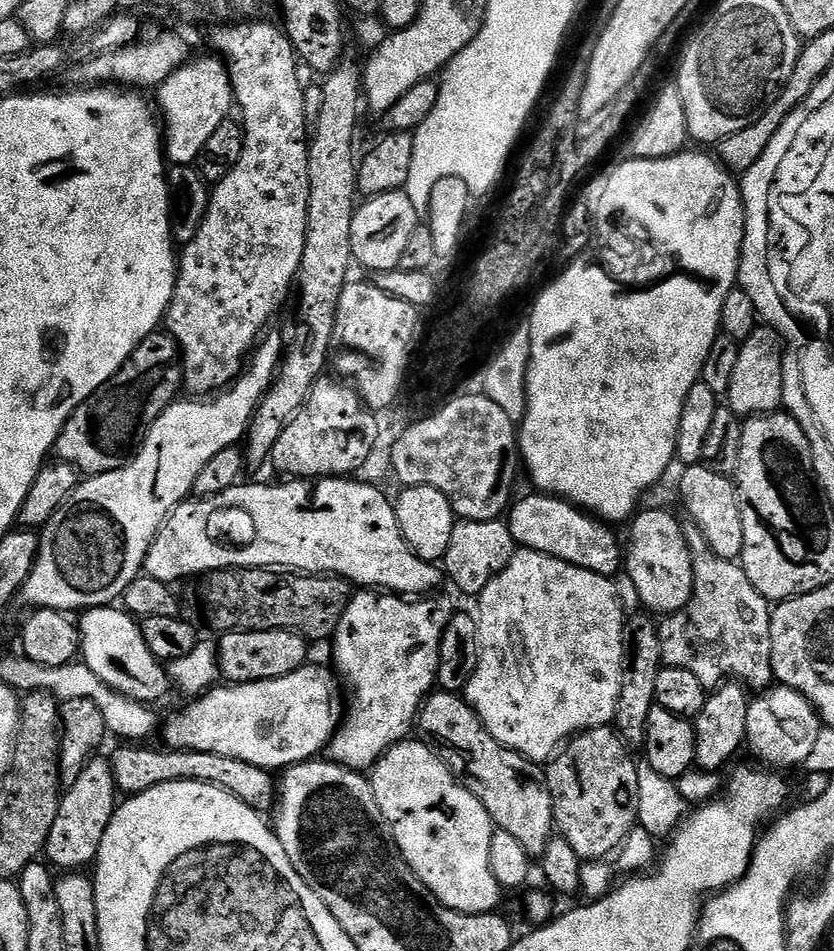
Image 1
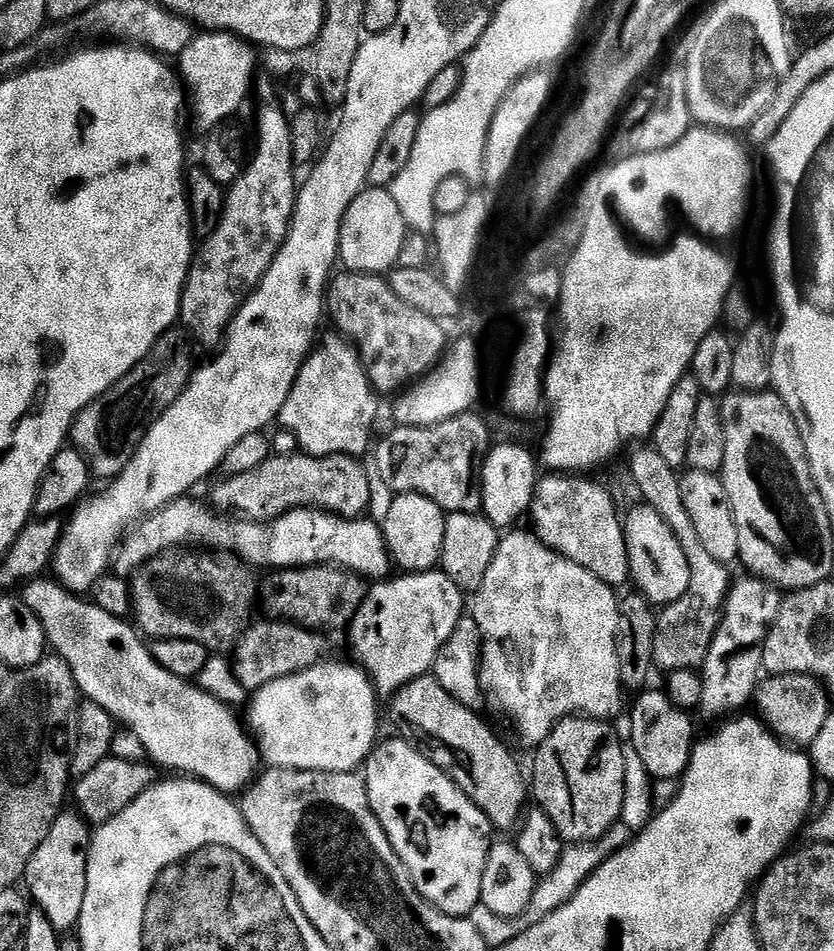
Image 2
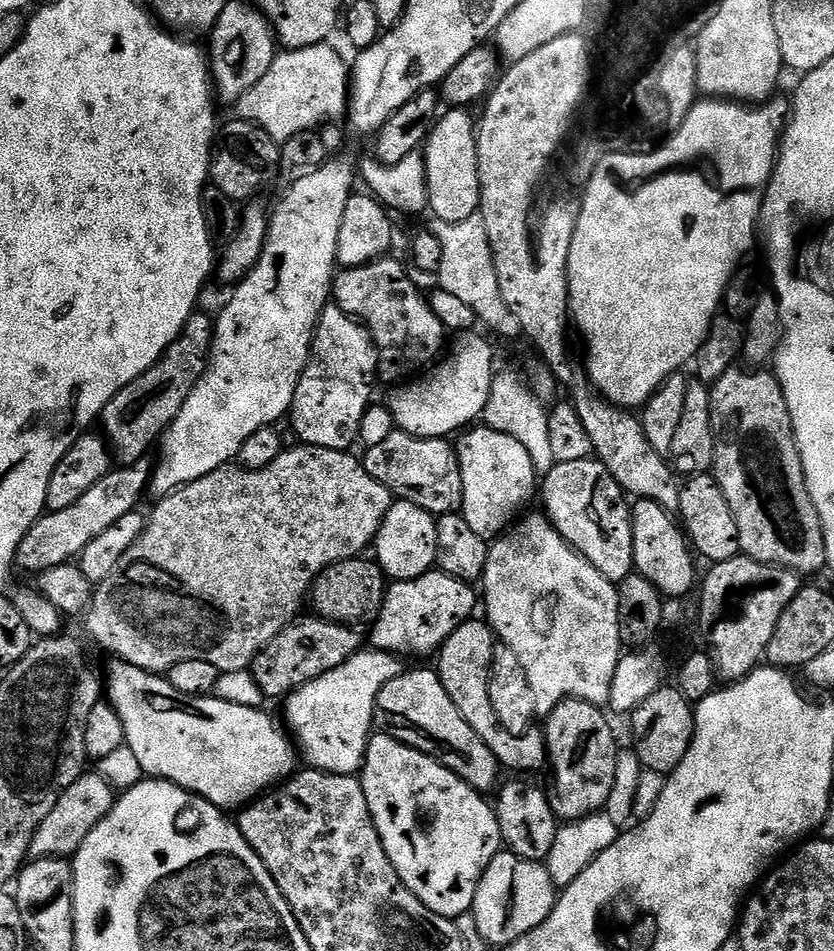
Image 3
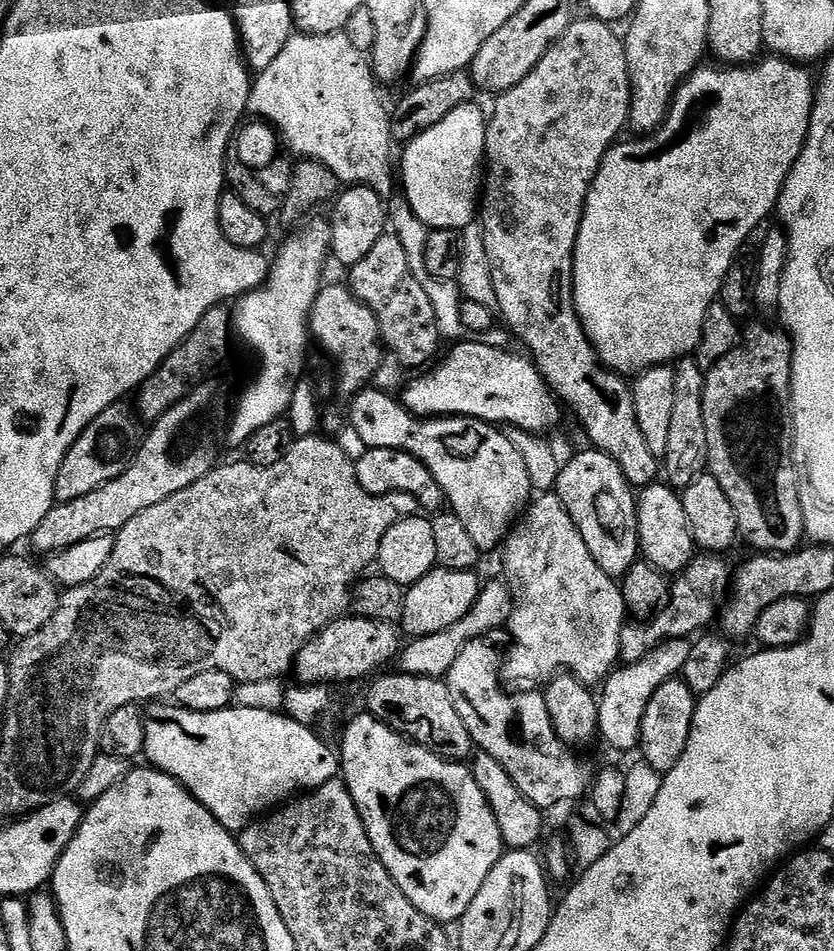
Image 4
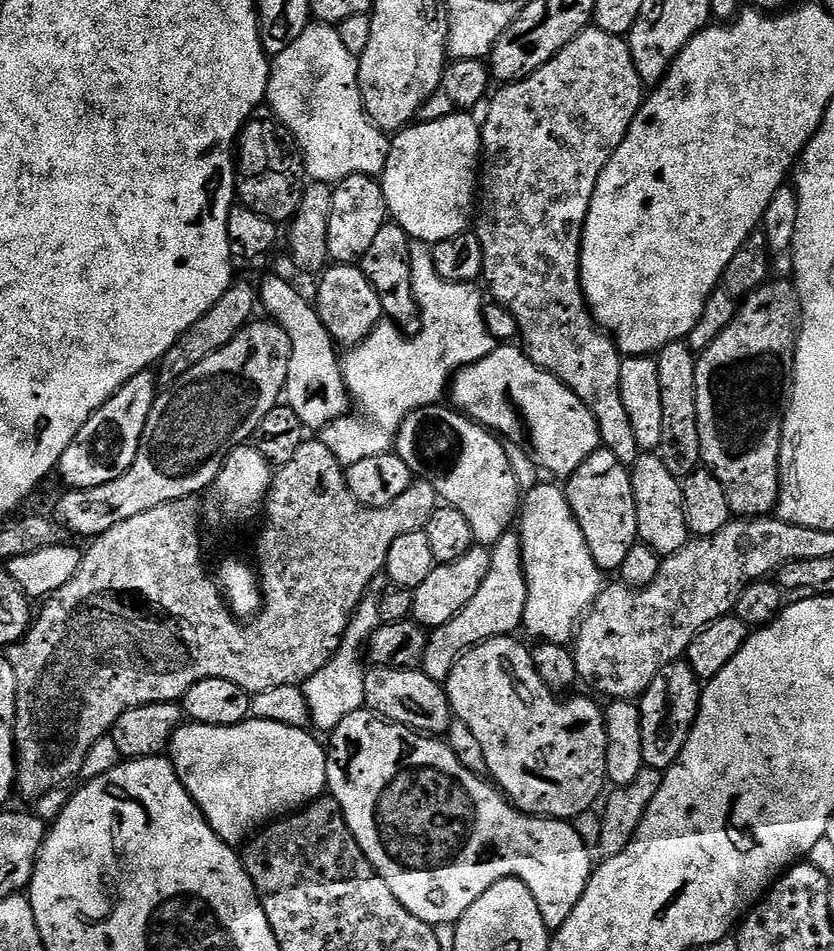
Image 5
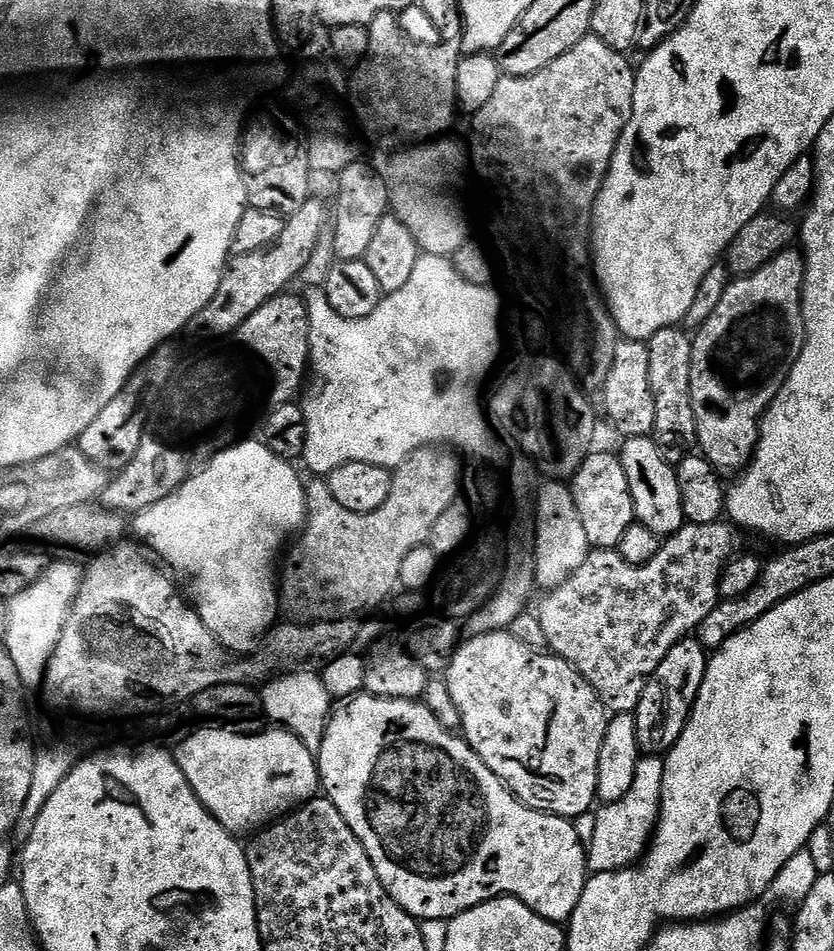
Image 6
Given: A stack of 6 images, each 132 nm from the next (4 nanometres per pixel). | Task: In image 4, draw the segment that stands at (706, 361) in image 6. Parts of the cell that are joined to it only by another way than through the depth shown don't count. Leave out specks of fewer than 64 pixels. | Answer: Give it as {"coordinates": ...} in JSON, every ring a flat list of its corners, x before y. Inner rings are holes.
{"coordinates":[[752,324,743,329,742,335,734,350,726,354,714,367,706,372,704,377,704,421,706,422,706,446,708,447,707,471,726,490,726,498,730,498,730,506,734,506,734,518,739,535,764,554,783,554,794,552,801,547,806,536,804,515,800,506,800,490,798,487,798,472,794,467,794,452,790,447,790,432,786,427,786,409,792,398,792,342,787,332,779,327,771,328,768,324]]}

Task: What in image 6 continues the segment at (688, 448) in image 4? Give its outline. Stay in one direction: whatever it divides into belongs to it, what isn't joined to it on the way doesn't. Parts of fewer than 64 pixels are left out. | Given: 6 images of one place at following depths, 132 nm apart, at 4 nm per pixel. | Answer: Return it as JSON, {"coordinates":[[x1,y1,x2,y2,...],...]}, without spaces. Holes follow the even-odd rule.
{"coordinates":[[683,327,658,330,647,341,650,354,650,378,656,394,658,422,655,435,665,449,688,448,697,443,696,411,692,405,692,341]]}

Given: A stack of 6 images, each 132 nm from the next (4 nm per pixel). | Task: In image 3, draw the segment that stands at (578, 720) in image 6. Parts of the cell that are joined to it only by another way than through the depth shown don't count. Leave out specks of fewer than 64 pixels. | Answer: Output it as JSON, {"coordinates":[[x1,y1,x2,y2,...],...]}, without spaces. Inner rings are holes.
{"coordinates":[[479,618,463,620,458,630,454,630,450,638,446,638,444,645,438,649,434,670,440,676,446,694,450,694,450,702,458,706,458,714,462,714,466,722,470,722,474,734,478,734,478,738,482,738,482,742,490,746,490,750,501,765,505,769,513,768,516,771,513,773,516,774,536,772,540,767,545,767,548,759,548,741,540,730,513,734,497,716,495,706,491,702,489,679,492,674,493,652,496,651,498,640,491,624,483,619,480,620]]}

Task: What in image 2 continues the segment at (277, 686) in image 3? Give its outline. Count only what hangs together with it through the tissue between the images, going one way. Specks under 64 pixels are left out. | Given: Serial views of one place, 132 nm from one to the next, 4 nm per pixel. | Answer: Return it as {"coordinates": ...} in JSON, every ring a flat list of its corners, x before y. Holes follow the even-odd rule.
{"coordinates":[[268,618,265,621,265,624,256,622,245,628,230,656,232,670,244,688,255,690,270,682,278,682,278,678,298,674,325,659,324,651,328,644,321,633,300,628,279,618]]}

